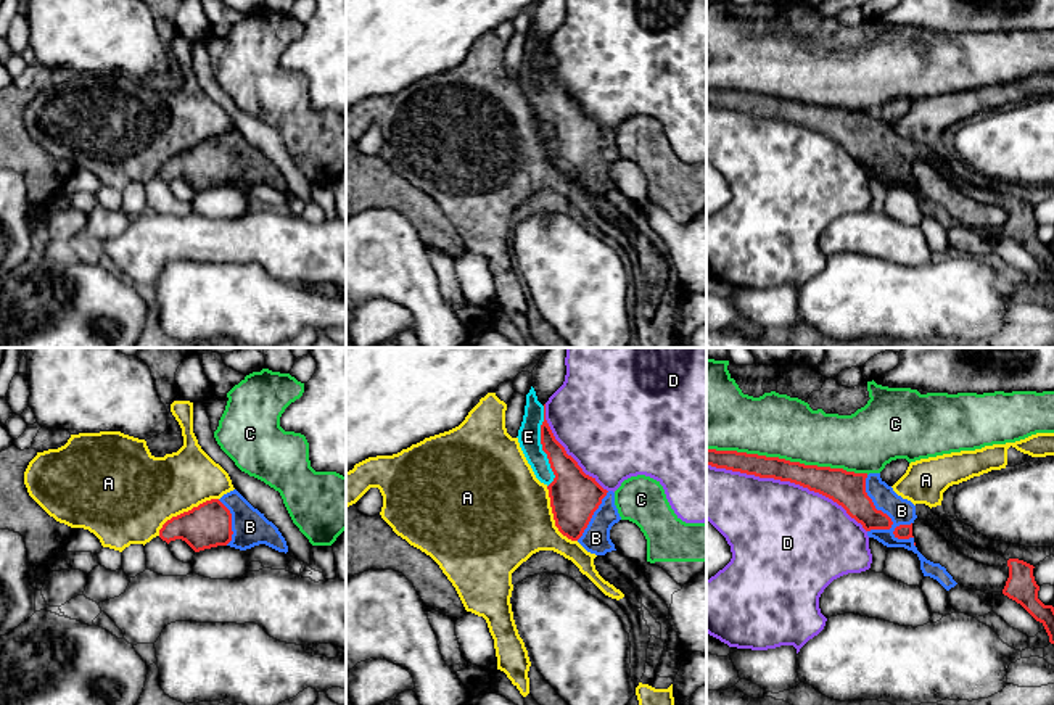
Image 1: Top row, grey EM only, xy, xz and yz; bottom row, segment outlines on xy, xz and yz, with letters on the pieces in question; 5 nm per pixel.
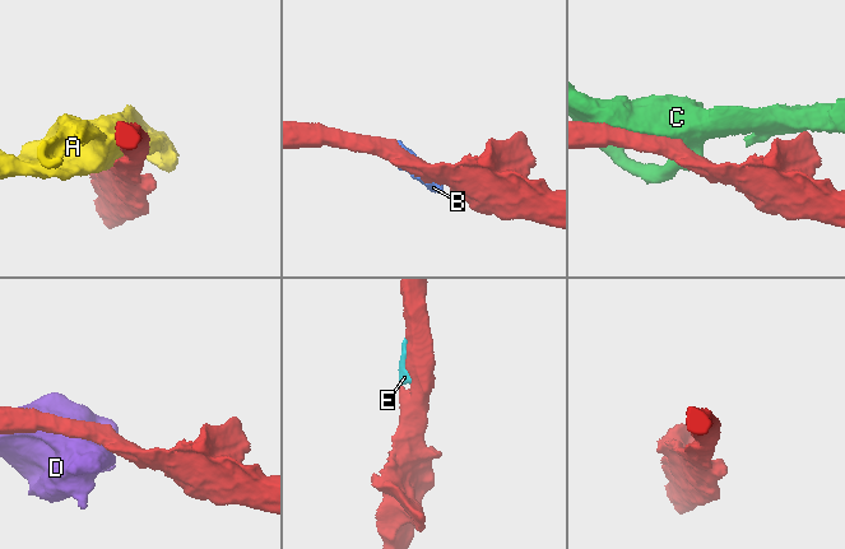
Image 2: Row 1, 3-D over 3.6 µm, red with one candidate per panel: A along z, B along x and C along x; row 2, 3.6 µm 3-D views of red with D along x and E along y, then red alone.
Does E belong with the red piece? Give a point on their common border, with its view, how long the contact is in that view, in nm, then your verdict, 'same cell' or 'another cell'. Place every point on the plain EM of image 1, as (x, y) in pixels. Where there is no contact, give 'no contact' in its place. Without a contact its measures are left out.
contact xz (543, 86); length 400 nm; same cell

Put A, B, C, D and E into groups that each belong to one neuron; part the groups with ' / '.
A / B E / C / D

